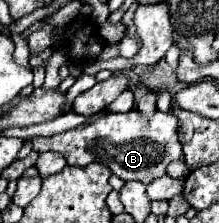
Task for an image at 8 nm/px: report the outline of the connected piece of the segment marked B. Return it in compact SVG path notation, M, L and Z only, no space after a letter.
M129 110L125 114L105 114L91 118L87 124L73 130L47 138L31 136L25 142L31 142L35 152L59 152L65 156L69 166L87 166L91 162L99 162L109 166L111 172L121 180L139 180L143 184L163 176L169 162L183 158L177 136L177 118L171 112L163 114L159 110L151 118L143 118L137 110Z

